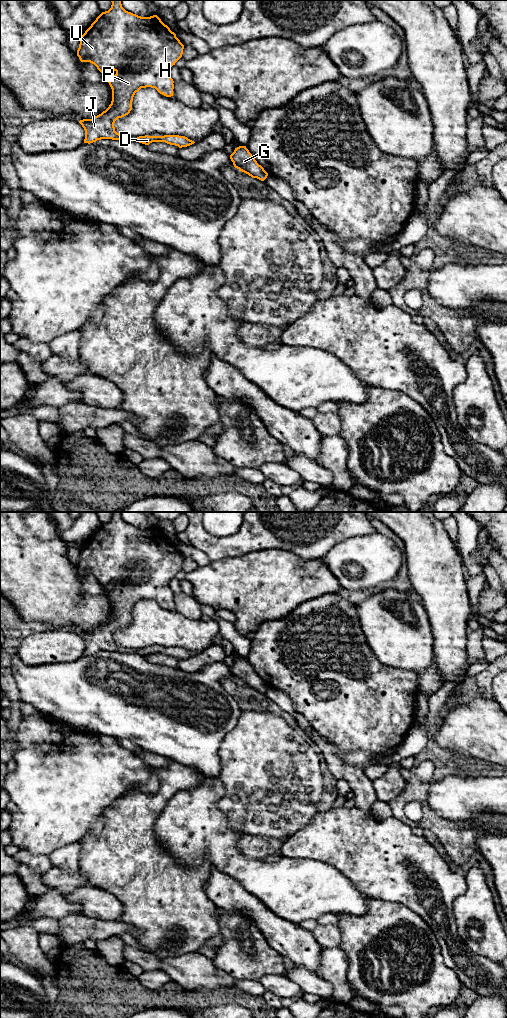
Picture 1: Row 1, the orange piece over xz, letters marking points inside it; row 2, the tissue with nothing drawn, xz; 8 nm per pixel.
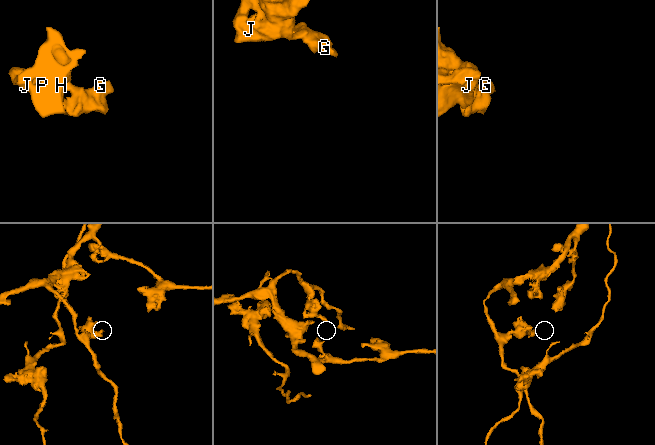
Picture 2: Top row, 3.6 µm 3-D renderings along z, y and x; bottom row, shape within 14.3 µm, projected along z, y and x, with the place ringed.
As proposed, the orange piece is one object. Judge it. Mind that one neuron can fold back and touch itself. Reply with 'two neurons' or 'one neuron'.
one neuron

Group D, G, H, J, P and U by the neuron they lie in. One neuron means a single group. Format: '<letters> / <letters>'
D G H J P U

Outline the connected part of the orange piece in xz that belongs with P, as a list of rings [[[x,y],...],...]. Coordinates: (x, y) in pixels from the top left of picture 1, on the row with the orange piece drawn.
[[[121,0],[111,2],[111,8],[102,12],[80,36],[77,50],[81,62],[94,64],[105,76],[112,70],[116,72],[114,76],[108,77],[112,89],[109,107],[92,119],[79,121],[85,130],[84,143],[88,144],[101,139],[123,141],[124,135],[115,131],[114,123],[130,113],[133,97],[141,88],[151,87],[166,97],[173,96],[174,81],[169,70],[182,57],[184,49],[176,34],[157,15],[141,17],[126,11]]]

